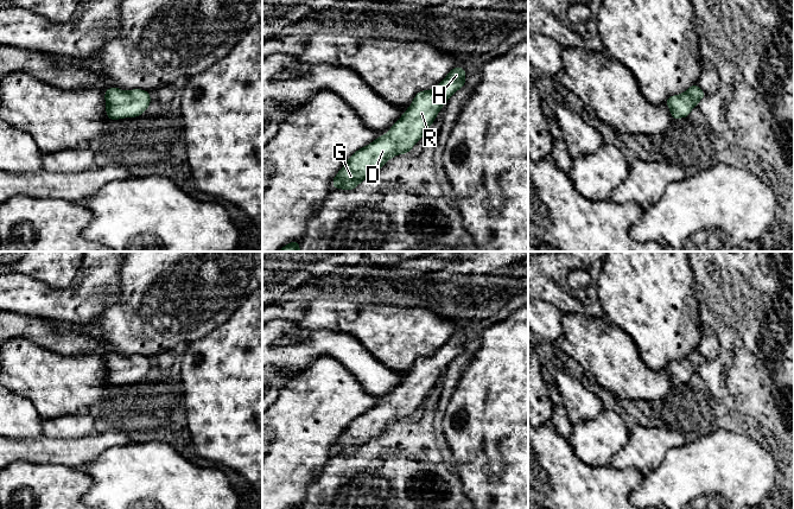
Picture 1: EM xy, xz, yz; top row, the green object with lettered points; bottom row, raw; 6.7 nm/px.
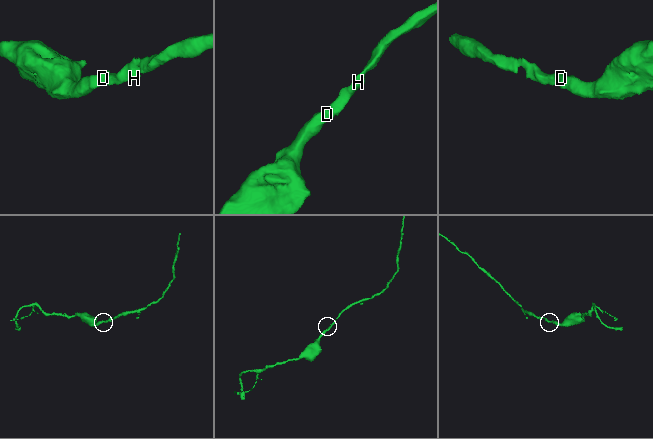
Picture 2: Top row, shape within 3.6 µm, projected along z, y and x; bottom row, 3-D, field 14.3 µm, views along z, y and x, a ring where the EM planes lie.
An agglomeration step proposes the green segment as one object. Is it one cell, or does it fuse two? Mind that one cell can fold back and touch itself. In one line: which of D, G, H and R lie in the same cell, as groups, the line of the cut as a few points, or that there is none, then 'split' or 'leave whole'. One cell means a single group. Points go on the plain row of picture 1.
D G H R | no cut | leave whole

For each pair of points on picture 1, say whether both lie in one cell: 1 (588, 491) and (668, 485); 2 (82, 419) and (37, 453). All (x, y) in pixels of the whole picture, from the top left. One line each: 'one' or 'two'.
1: two
2: two

